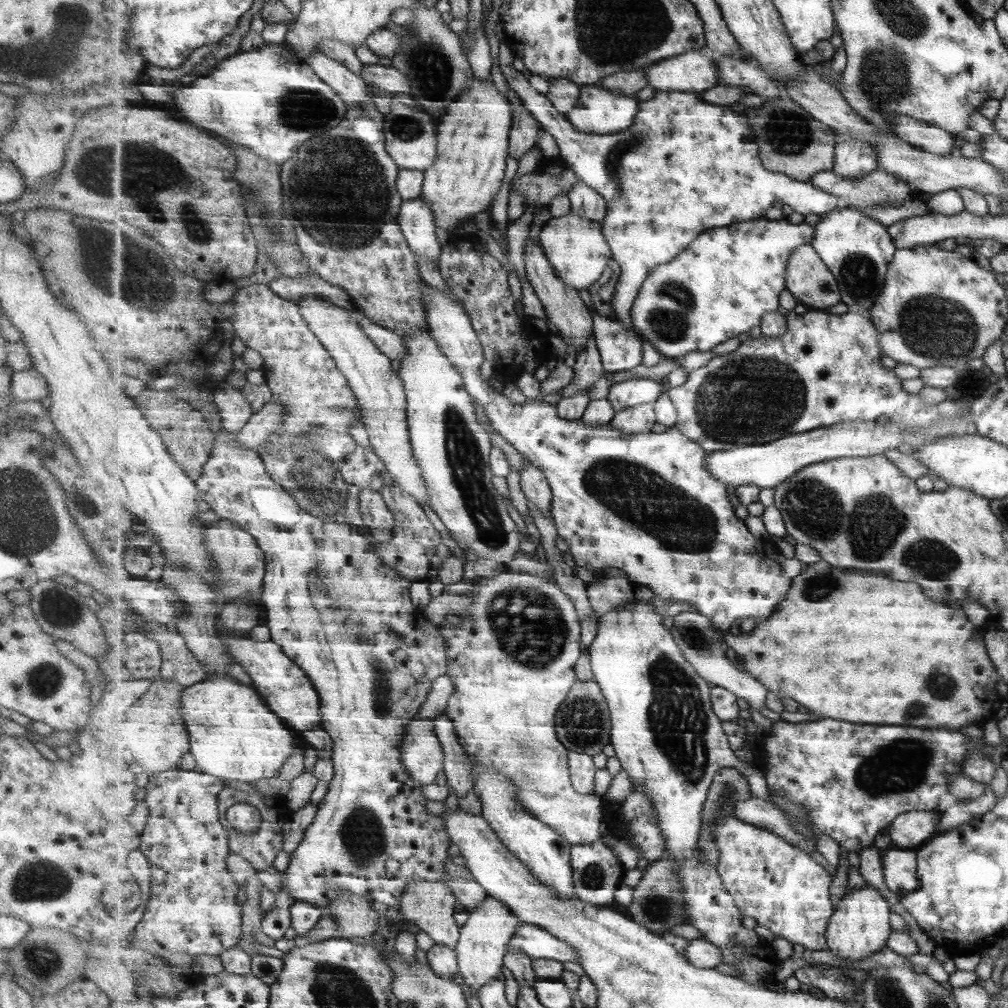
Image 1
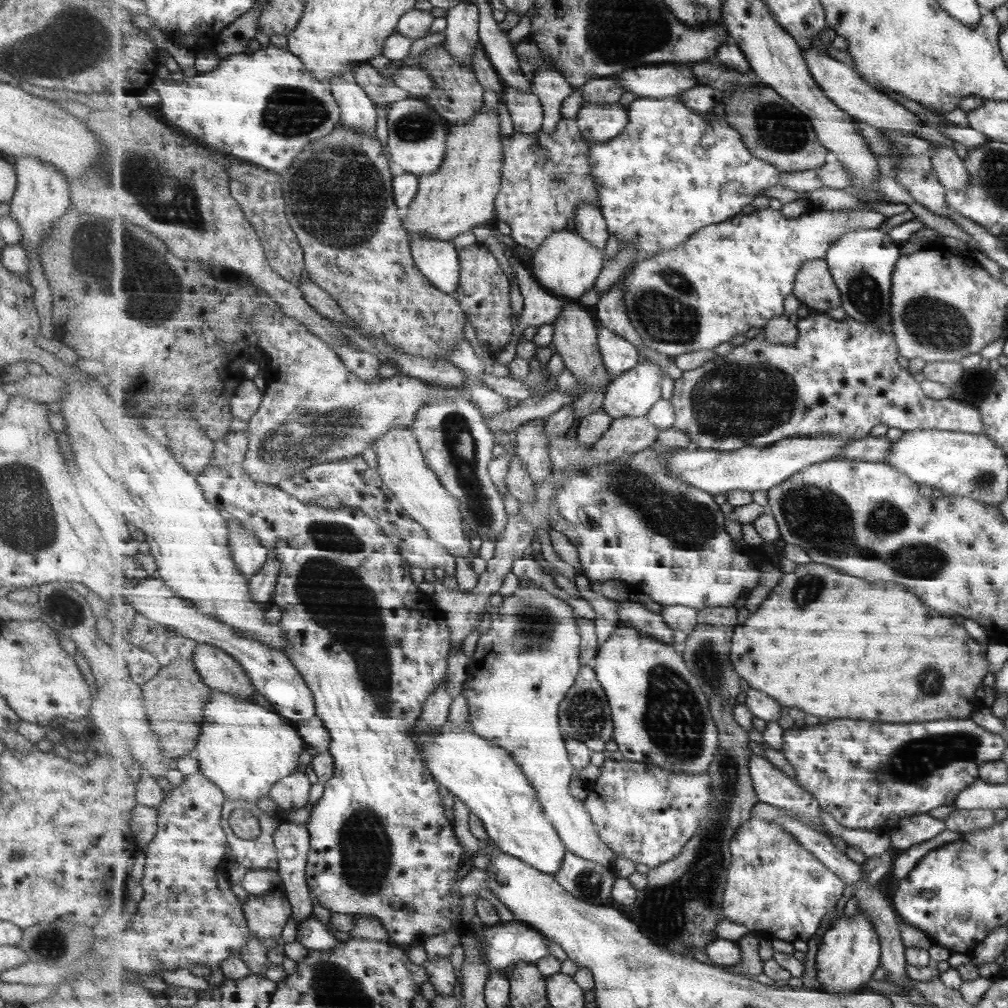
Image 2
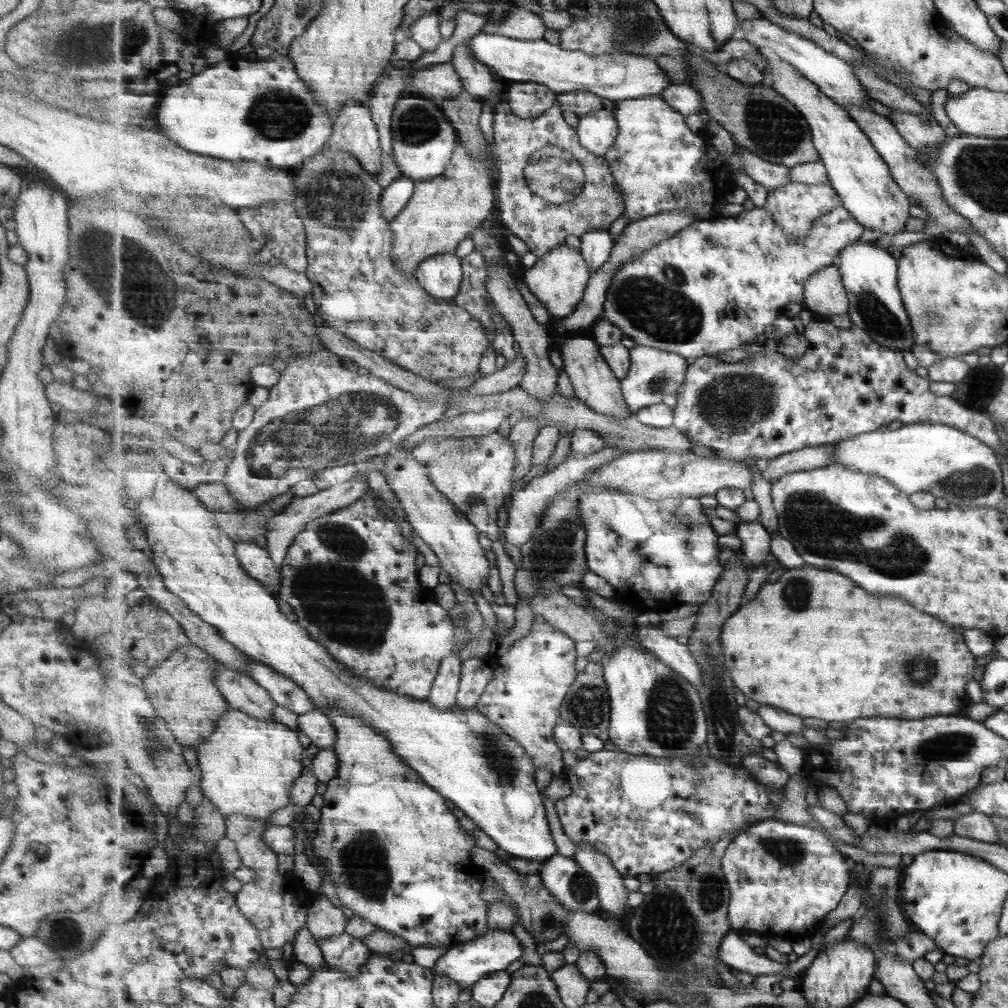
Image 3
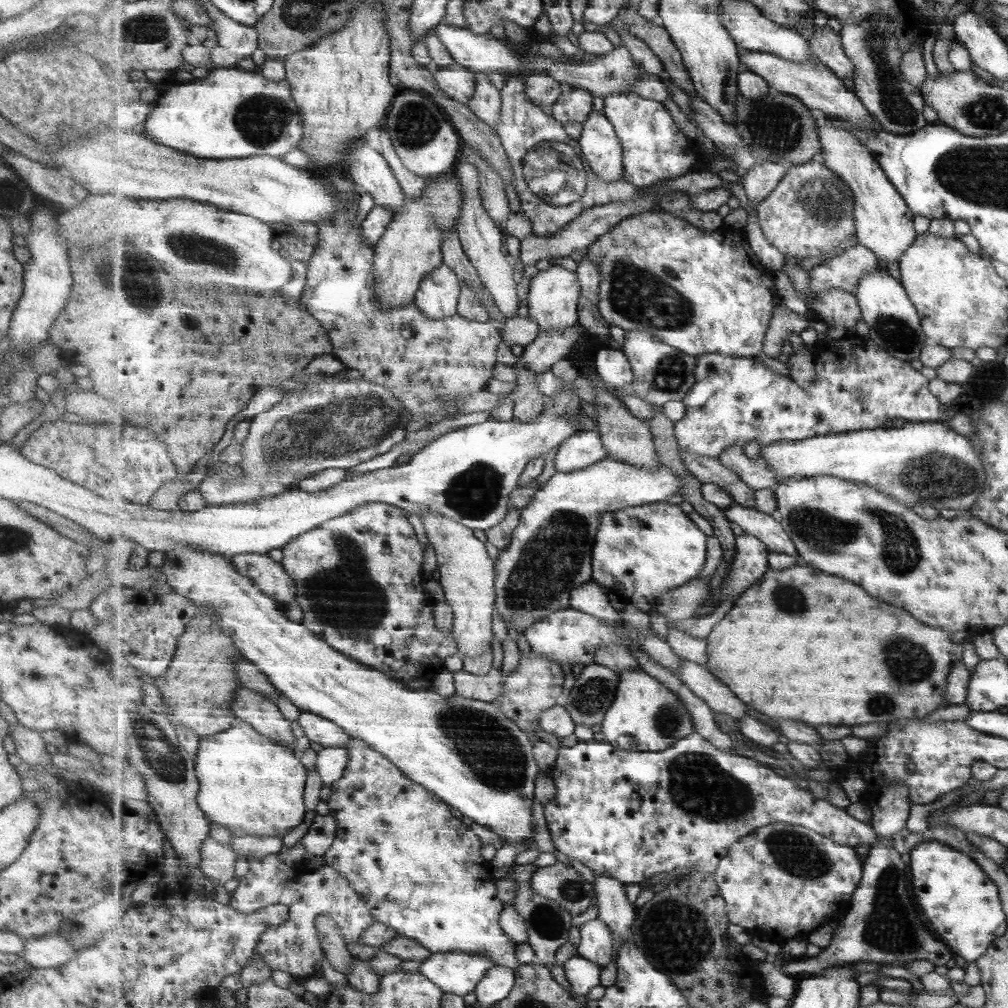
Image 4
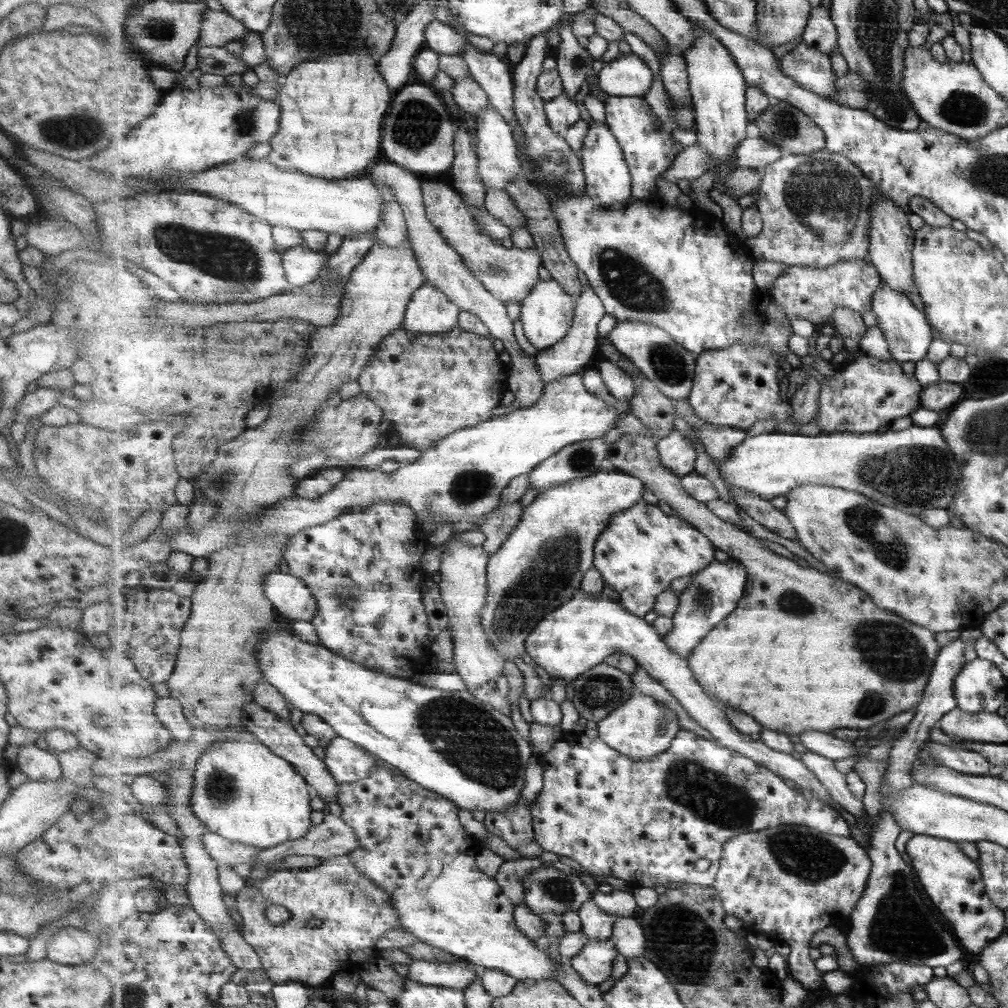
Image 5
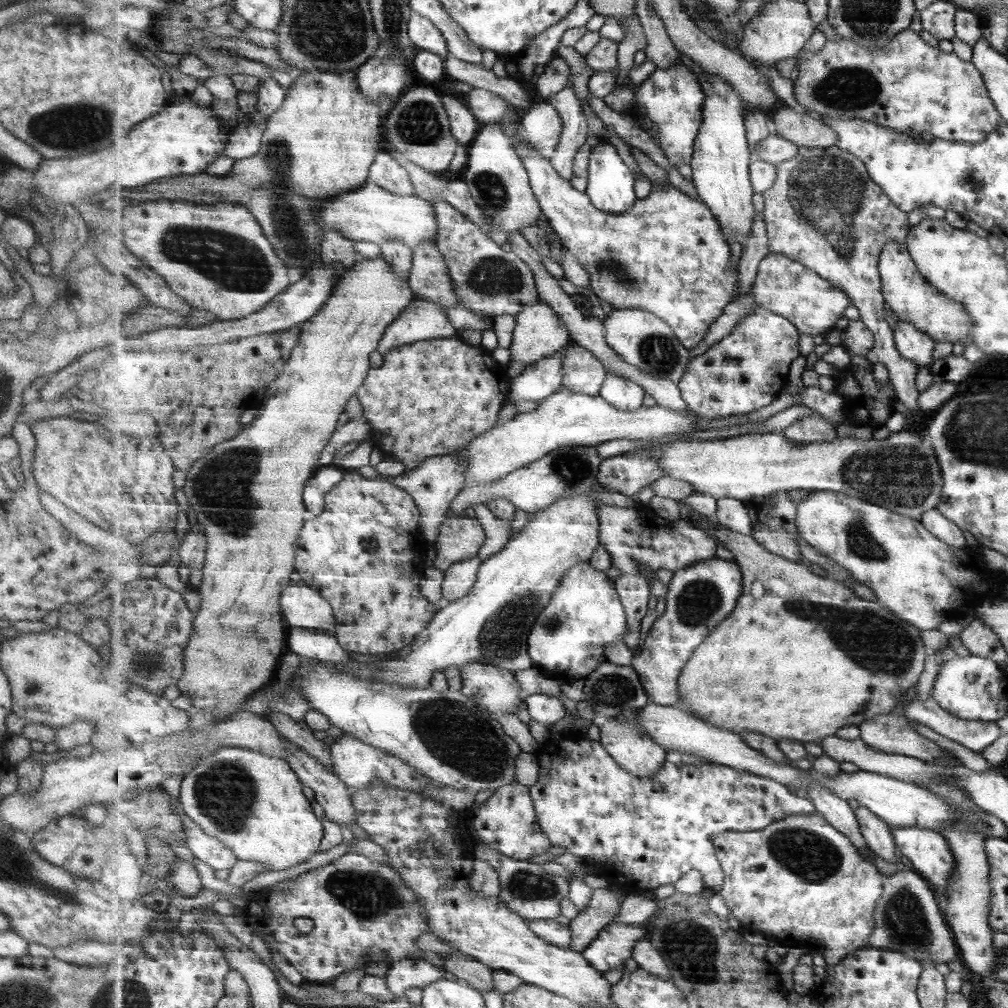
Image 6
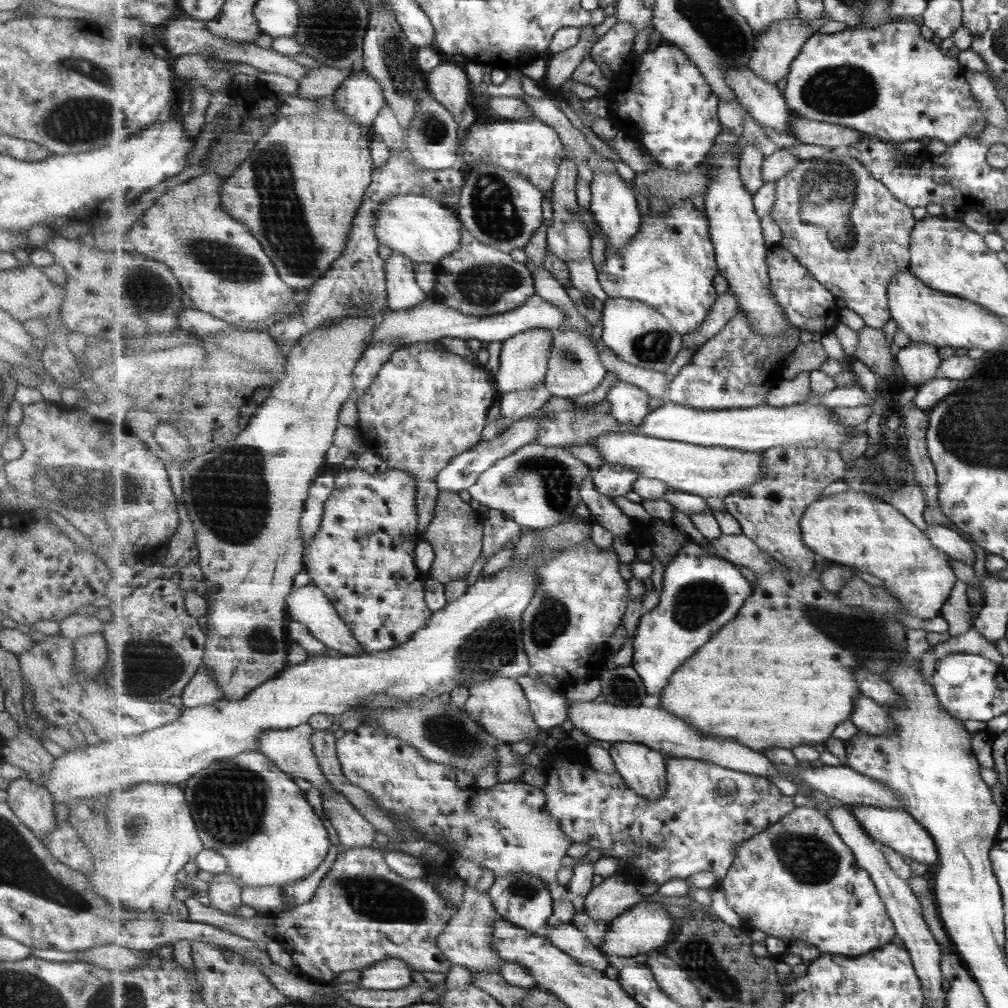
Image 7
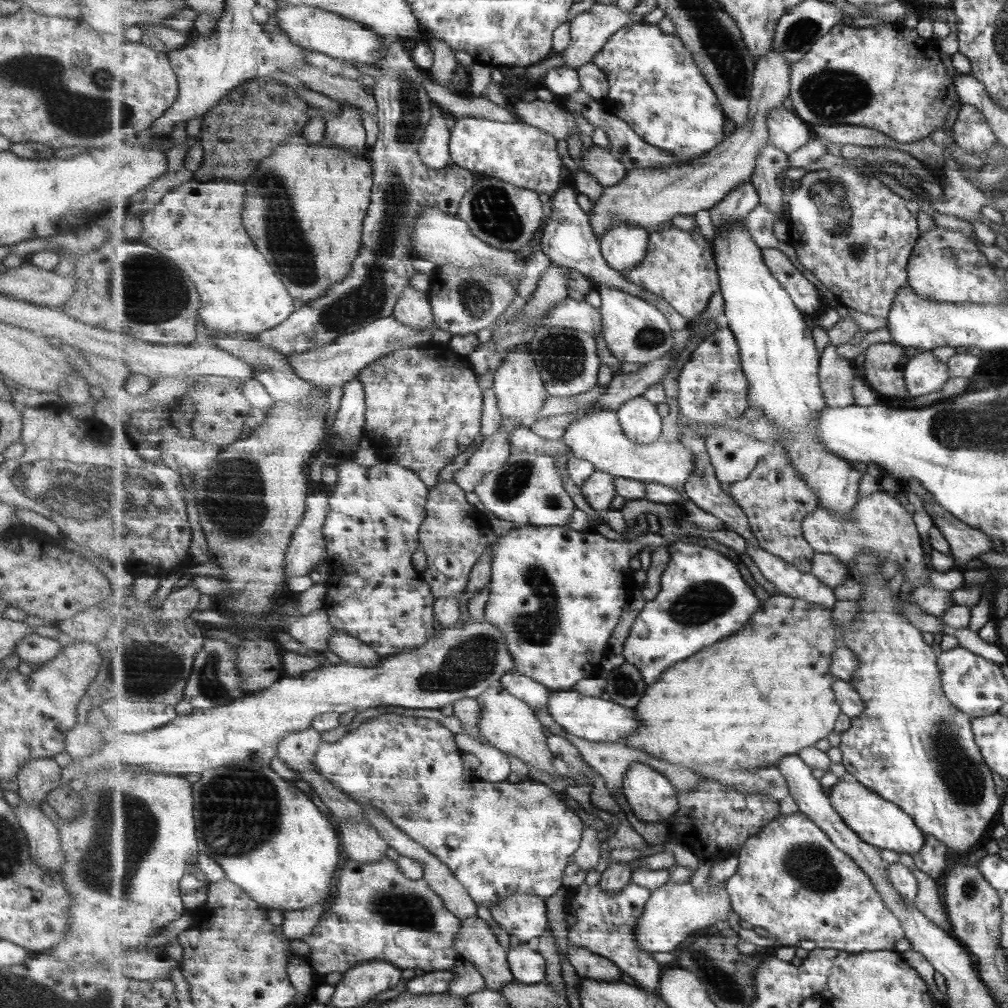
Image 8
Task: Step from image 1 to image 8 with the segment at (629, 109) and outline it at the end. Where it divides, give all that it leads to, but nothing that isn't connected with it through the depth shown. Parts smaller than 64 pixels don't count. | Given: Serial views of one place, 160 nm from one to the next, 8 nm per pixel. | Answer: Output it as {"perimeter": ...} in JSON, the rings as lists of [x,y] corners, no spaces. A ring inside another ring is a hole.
{"perimeter":[[[620,220],[601,240],[602,254],[613,270],[633,270],[647,256],[649,237],[650,230]]]}

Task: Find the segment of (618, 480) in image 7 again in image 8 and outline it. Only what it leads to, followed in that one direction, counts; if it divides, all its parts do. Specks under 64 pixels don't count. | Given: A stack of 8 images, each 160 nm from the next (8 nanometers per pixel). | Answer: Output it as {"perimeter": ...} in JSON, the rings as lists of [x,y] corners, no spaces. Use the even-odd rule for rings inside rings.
{"perimeter":[[[595,472],[593,476],[587,478],[580,488],[586,502],[598,514],[606,517],[612,509],[613,498],[617,496],[612,474],[606,472]]]}

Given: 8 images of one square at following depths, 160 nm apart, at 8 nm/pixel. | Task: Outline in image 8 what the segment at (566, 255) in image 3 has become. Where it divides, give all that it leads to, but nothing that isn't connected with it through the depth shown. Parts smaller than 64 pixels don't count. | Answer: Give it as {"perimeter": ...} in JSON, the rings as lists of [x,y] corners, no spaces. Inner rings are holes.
{"perimeter":[[[526,344],[514,348],[499,370],[494,373],[493,389],[497,395],[497,406],[502,418],[518,420],[524,425],[536,418],[549,397],[544,378],[541,378],[540,367],[536,365],[532,354],[529,354]]]}

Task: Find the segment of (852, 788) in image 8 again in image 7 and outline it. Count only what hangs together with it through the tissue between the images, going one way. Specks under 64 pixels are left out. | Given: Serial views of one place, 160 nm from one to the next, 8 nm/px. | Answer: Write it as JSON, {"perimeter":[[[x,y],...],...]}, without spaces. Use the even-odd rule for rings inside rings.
{"perimeter":[[[856,804],[852,805],[852,813],[856,815],[856,819],[860,822],[860,825],[864,827],[865,832],[876,842],[886,844],[899,854],[908,856],[912,860],[919,862],[919,864],[933,866],[933,864],[939,862],[936,843],[933,842],[932,835],[905,809],[890,809]]]}

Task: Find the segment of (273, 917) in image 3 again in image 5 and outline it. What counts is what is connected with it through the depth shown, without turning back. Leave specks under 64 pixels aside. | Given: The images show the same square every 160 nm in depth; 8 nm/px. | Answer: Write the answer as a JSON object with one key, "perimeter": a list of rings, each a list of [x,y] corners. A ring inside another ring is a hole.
{"perimeter":[[[336,856],[328,859],[322,859],[319,865],[314,867],[309,867],[306,869],[279,869],[277,871],[270,871],[269,877],[265,877],[263,880],[255,881],[248,880],[248,884],[243,890],[237,894],[237,909],[239,909],[240,916],[243,918],[243,931],[241,934],[246,938],[246,941],[254,946],[262,958],[262,963],[264,970],[271,977],[271,980],[276,984],[285,984],[286,982],[302,982],[304,985],[308,986],[321,986],[325,983],[330,983],[333,976],[337,972],[342,972],[345,970],[353,969],[358,967],[360,964],[380,956],[380,950],[378,948],[378,940],[387,935],[393,930],[403,929],[401,926],[401,921],[398,915],[398,910],[392,901],[392,896],[383,888],[380,887],[371,878],[365,876],[356,865],[356,862],[349,856]],[[277,904],[279,906],[284,906],[292,915],[284,922],[285,924],[279,924],[275,926],[268,919],[268,908]],[[310,918],[318,918],[322,921],[322,925],[318,928],[310,928],[308,926],[307,920]]]}

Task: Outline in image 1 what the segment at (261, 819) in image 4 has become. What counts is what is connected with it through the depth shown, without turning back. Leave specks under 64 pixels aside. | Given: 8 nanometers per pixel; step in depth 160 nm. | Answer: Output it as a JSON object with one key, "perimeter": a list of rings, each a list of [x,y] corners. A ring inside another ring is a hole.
{"perimeter":[[[217,675],[187,687],[183,694],[181,710],[185,726],[192,738],[190,753],[196,758],[196,770],[212,774],[223,781],[239,781],[253,785],[259,780],[275,778],[295,750],[296,732],[268,706],[258,690],[253,686],[243,686],[228,676]]]}

